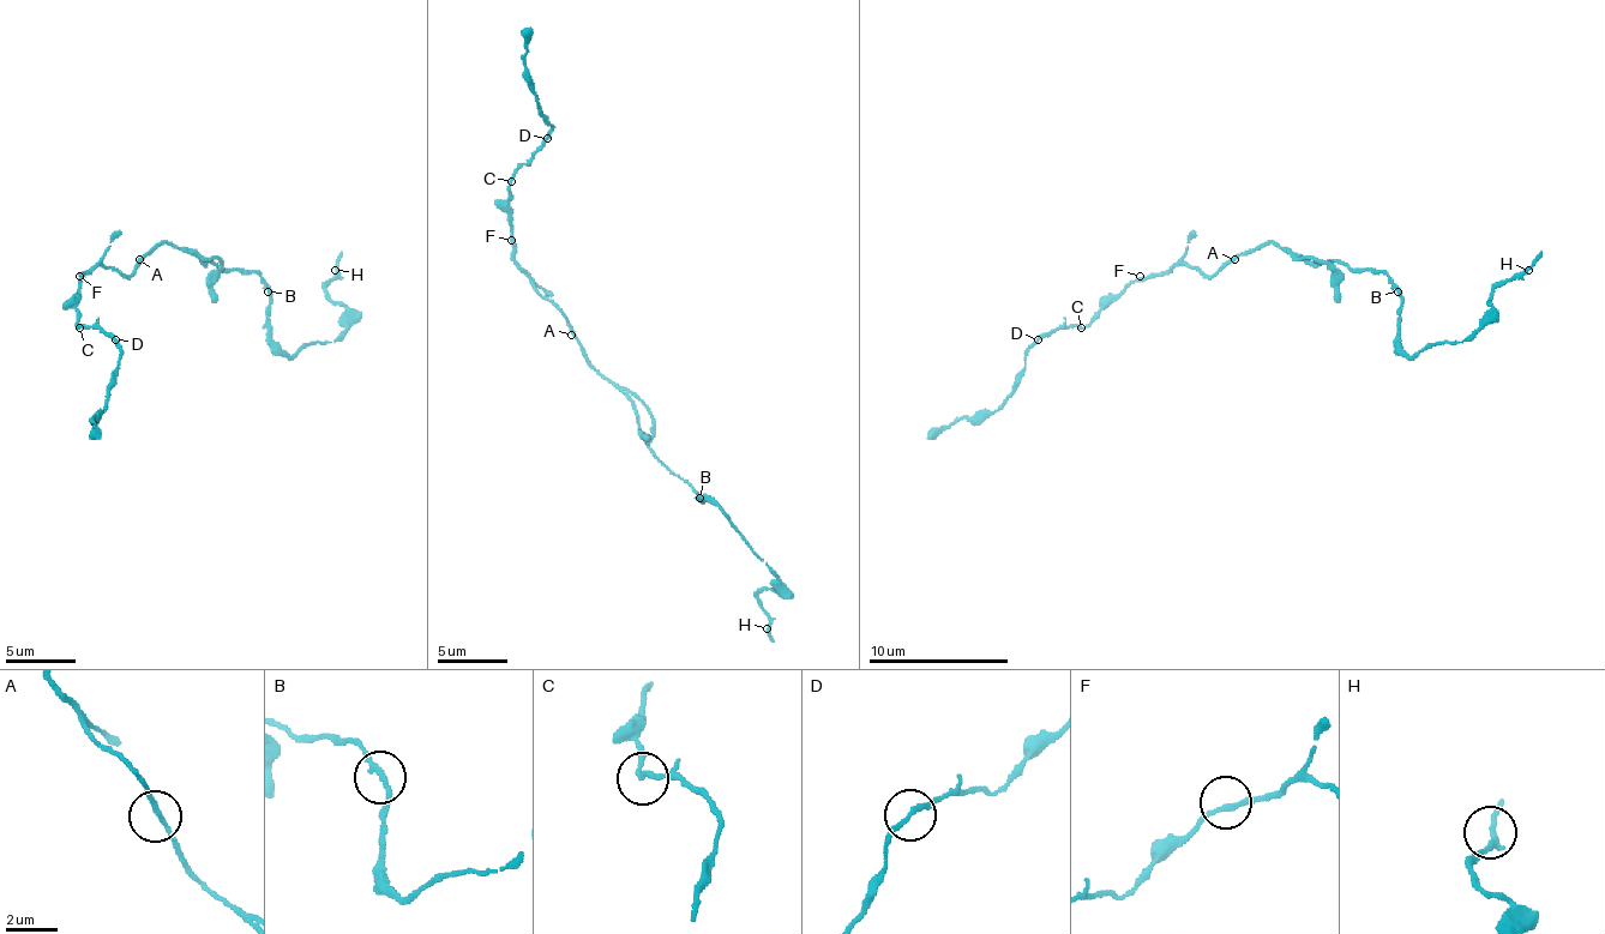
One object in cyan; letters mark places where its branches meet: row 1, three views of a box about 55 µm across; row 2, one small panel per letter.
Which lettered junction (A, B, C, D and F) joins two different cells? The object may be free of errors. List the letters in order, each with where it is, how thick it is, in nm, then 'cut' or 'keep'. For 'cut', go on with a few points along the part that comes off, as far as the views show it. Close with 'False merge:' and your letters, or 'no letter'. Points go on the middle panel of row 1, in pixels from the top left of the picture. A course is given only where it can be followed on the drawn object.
A: (571, 335) | 180 nm | keep
B: (699, 498) | 180 nm | keep
C: (511, 181) | 160 nm | keep
D: (547, 138) | 190 nm | keep
F: (511, 240) | 200 nm | keep
False merge: no letter

